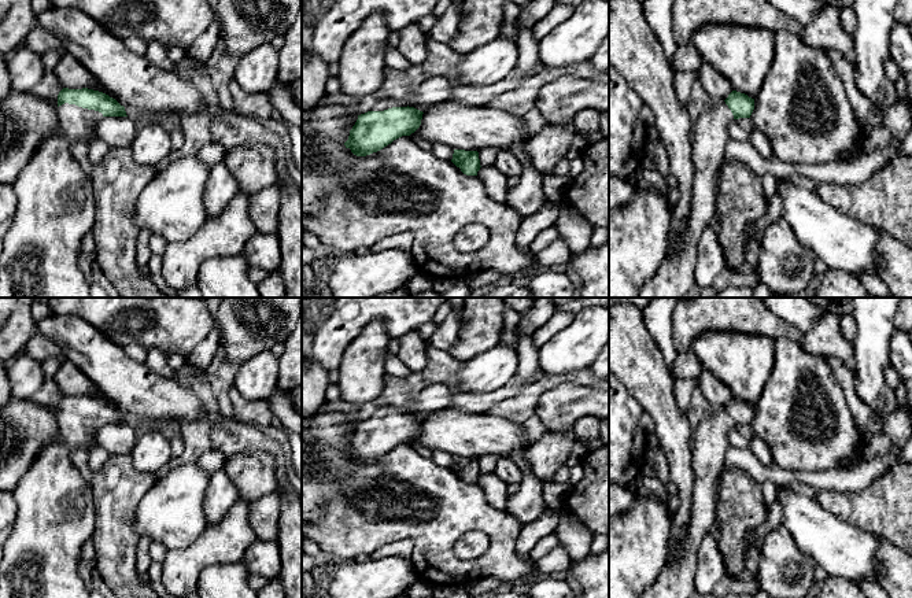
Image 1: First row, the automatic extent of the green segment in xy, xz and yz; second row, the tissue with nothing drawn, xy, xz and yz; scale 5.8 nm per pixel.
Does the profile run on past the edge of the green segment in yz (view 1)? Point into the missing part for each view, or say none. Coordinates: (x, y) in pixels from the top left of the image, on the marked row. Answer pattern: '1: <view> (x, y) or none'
1: yz (675, 276)

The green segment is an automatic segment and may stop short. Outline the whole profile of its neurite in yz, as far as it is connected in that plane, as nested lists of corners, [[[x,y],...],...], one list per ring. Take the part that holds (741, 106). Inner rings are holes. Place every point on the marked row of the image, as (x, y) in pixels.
[[[732,91],[724,101],[706,110],[694,126],[693,137],[693,163],[694,180],[691,188],[691,211],[684,228],[684,233],[677,239],[675,247],[667,251],[657,273],[642,288],[639,298],[683,298],[695,284],[697,247],[704,229],[715,224],[716,193],[715,177],[724,158],[725,147],[730,141],[728,123],[732,119],[750,118],[754,110],[754,99],[745,93]]]

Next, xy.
[[[63,88],[58,95],[60,132],[70,143],[97,140],[96,128],[104,117],[128,117],[125,107],[108,95],[82,88]]]

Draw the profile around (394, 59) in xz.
[[[388,47],[385,52],[385,66],[396,70],[407,70],[411,63],[398,51],[398,48]]]

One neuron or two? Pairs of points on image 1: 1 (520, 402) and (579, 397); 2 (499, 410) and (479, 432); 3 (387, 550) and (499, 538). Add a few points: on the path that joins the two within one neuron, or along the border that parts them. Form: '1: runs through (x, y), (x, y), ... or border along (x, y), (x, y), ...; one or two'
1: border along (565, 383), (549, 388), (538, 399), (534, 413); two
2: border along (488, 412), (521, 424); two
3: border along (413, 541), (392, 541), (379, 547); two

